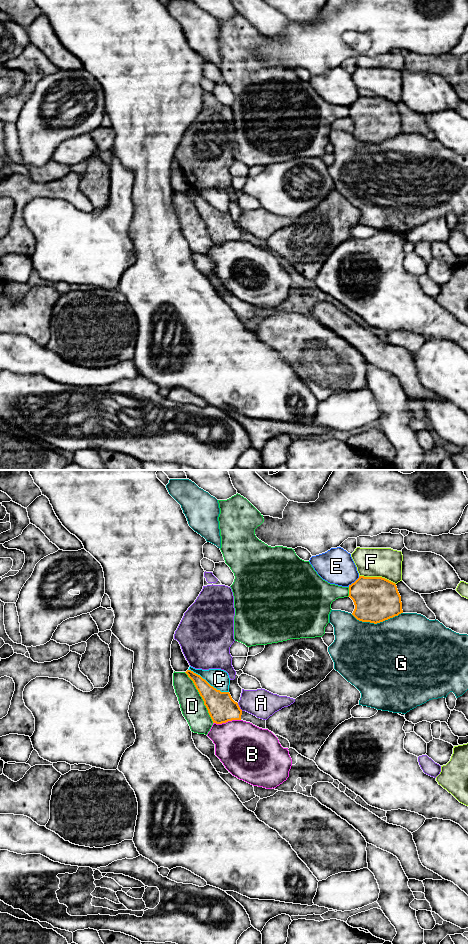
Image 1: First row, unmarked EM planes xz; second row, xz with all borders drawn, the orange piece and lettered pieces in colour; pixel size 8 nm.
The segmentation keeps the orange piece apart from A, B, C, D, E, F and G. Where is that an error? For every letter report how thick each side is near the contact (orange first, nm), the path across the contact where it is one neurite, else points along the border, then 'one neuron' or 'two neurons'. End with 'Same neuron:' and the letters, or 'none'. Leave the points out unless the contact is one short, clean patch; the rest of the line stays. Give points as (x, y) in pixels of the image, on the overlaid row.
A: calibres 220 and 220 nm; two neurons
B: calibres 220 and 400 nm; two neurons
C: calibres 220 and 160 nm; two neurons
D: calibres 220 and 190 nm; two neurons
E: calibres 360 and 280 nm; two neurons
F: calibres 360 and 240 nm; two neurons
G: calibres 360 and 500 nm; two neurons
Same neuron: none

